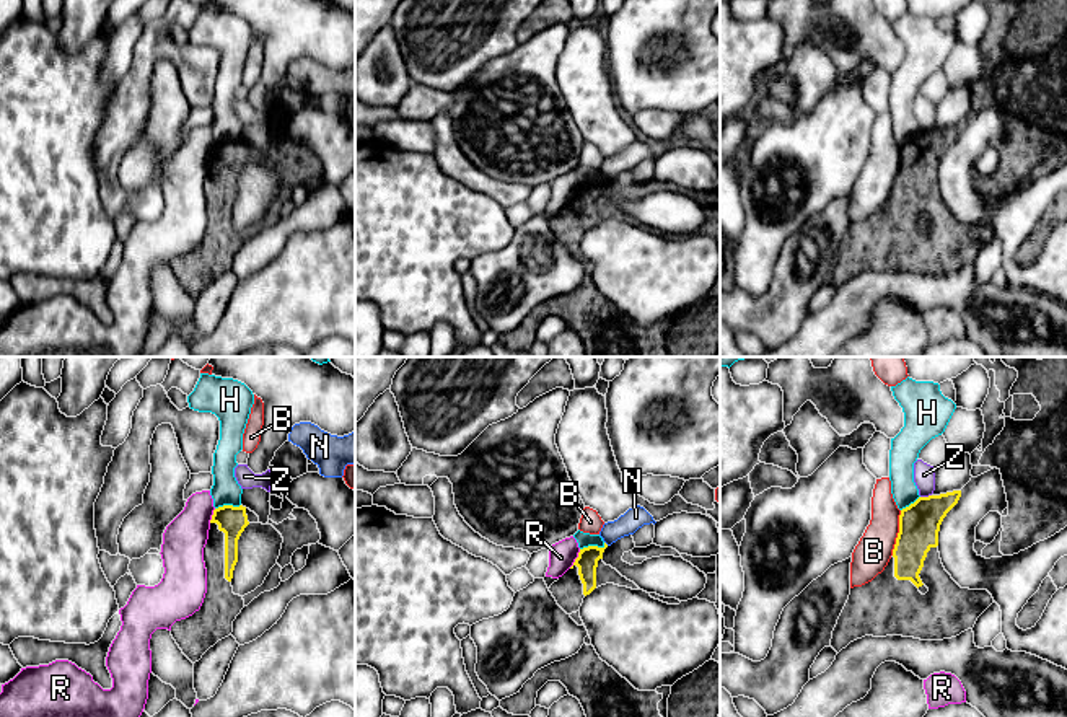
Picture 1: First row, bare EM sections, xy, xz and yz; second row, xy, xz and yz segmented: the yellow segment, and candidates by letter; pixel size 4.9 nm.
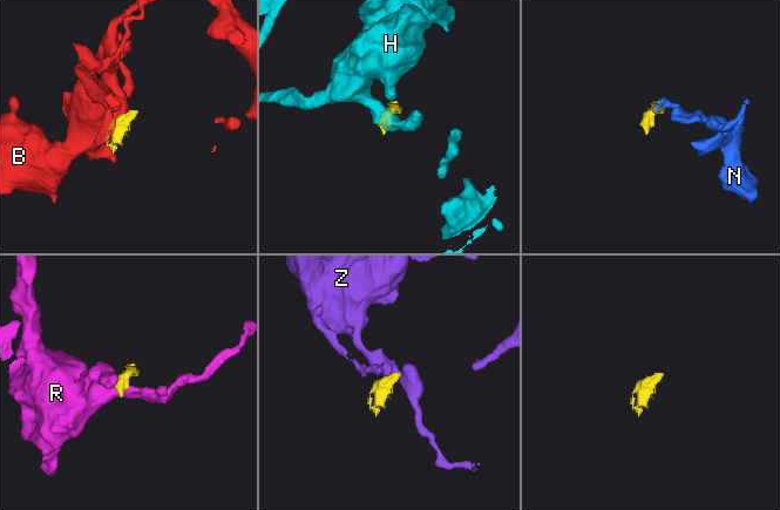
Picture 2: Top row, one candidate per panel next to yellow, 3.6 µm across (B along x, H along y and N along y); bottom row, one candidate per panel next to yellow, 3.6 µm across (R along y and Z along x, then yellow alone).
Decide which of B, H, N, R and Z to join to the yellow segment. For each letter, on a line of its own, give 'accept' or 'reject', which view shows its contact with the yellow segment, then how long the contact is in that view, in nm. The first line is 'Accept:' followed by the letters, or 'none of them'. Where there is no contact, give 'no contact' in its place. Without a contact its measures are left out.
Accept: none of them
B: reject; meets yellow in yz; contact 220 nm long
H: reject; meets yellow in xz; contact 130 nm long
N: reject; no contact
R: reject; meets yellow in xz; contact 110 nm long
Z: reject; meets yellow in yz; contact 60 nm long

